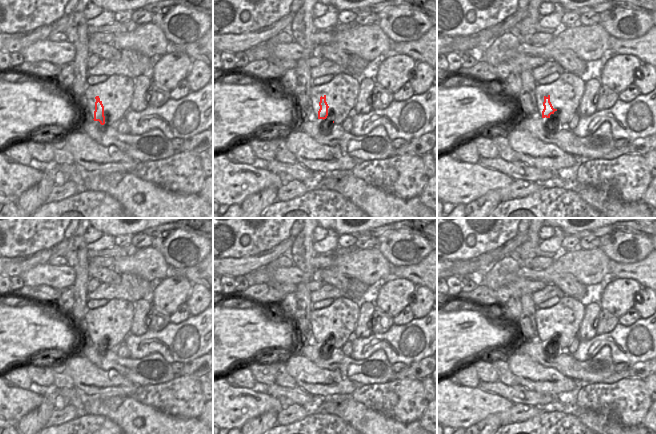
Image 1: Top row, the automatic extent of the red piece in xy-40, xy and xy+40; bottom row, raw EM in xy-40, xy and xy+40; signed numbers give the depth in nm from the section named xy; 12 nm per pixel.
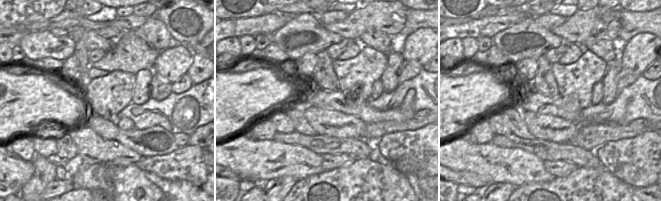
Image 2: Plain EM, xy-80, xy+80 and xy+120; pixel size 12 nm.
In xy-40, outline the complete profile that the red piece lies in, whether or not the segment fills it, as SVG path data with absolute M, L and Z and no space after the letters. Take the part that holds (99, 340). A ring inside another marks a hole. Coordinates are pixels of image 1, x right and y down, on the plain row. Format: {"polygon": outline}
{"polygon": "M99 320L95 323L94 342L81 342L76 347L79 356L85 356L105 371L115 370L137 386L159 385L176 377L171 365L160 353L153 353L141 359L131 359L120 358L115 350L106 349L102 325Z"}

